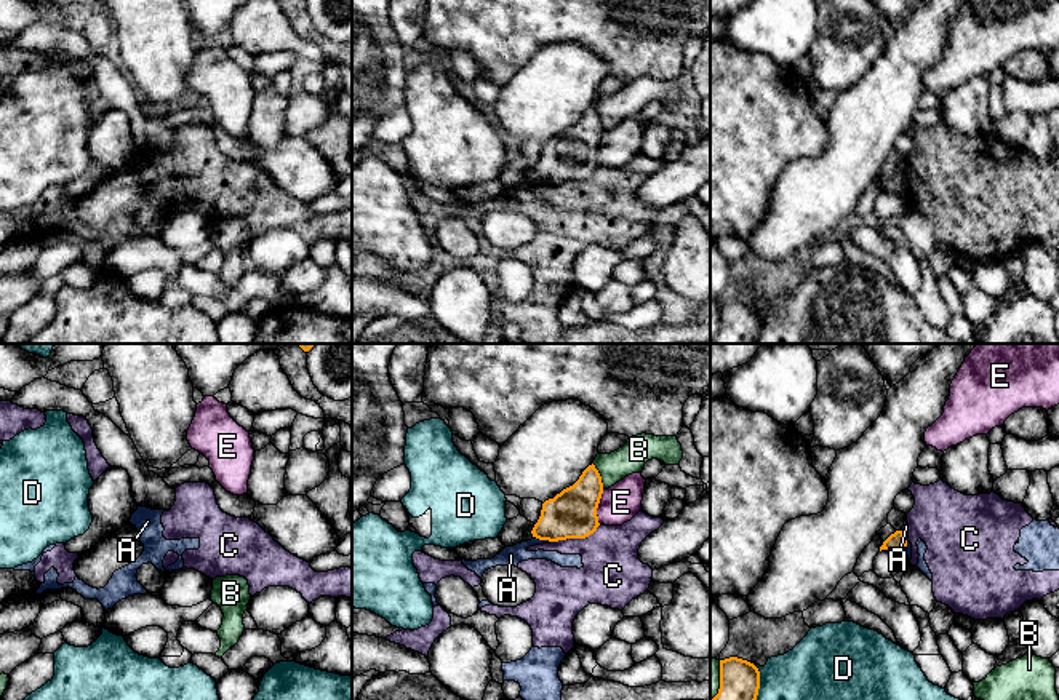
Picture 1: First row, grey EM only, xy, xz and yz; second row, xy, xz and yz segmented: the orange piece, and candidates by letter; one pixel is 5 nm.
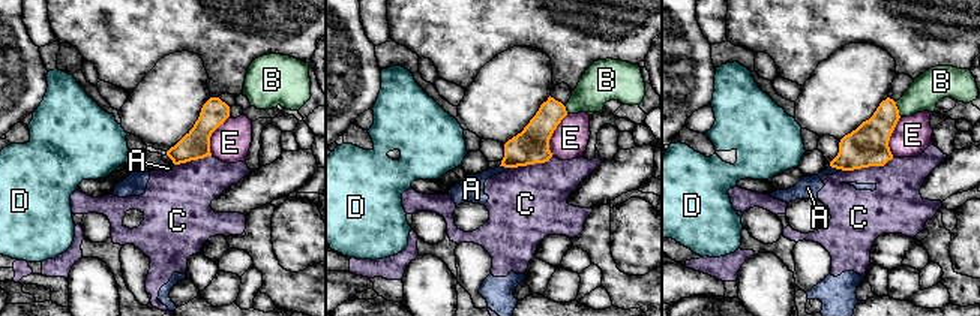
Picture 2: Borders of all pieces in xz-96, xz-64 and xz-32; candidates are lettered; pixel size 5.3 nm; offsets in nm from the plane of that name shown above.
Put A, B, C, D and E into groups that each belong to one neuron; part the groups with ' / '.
A C / B / D / E

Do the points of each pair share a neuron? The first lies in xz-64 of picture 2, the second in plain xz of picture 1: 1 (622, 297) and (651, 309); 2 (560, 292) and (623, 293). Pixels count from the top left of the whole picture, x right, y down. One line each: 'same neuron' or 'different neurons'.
1: different neurons
2: same neuron

